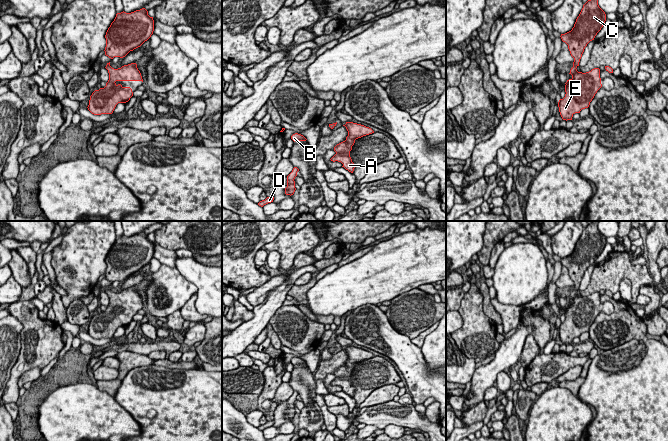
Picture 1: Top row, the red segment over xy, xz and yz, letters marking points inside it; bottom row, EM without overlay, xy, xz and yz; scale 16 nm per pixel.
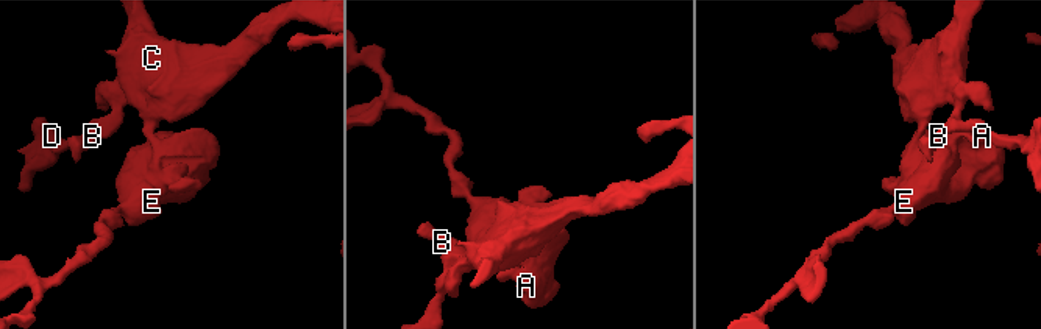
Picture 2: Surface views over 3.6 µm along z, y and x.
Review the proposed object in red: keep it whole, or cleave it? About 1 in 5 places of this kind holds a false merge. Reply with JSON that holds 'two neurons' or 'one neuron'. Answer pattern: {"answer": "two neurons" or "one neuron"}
{"answer": "one neuron"}

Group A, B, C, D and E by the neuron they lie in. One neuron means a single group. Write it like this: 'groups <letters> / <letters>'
groups A B C D E

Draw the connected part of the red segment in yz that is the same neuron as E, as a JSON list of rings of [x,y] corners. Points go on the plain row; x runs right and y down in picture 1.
[[[592,221],[584,229],[571,255],[561,258],[561,263],[568,269],[574,282],[570,294],[572,302],[565,307],[565,321],[558,326],[563,344],[572,344],[575,337],[588,332],[597,315],[602,311],[600,293],[589,296],[577,295],[580,283],[587,268],[594,264],[606,245],[605,236],[598,229],[599,221]]]

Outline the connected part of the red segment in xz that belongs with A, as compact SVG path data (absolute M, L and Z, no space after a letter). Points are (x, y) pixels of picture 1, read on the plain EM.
M346 346L346 348L343 350L346 351L348 360L346 361L345 365L337 368L334 371L336 378L330 384L333 386L341 386L343 388L342 391L353 397L355 388L352 386L350 381L352 370L354 369L356 363L372 358L374 355L369 351L353 346Z

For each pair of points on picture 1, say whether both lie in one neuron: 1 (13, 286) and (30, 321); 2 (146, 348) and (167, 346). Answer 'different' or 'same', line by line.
1: different
2: same

